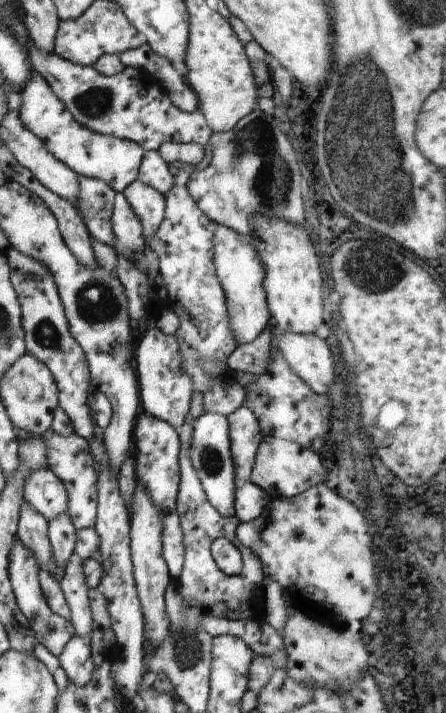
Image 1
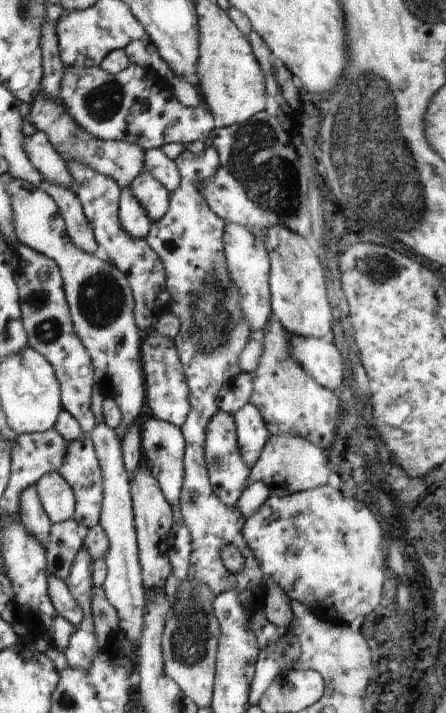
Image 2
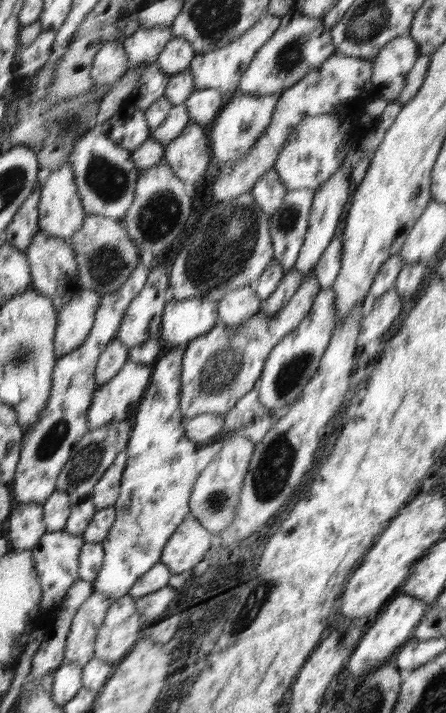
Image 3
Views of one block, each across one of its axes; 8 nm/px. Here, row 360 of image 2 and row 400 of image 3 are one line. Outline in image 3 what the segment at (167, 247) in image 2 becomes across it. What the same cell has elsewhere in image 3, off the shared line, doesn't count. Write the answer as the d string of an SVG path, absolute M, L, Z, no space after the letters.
M310 274L310 278L303 281L280 312L274 315L258 312L244 324L233 328L218 322L206 334L187 343L180 371L182 383L179 405L184 419L204 413L225 417L228 411L258 384L264 363L272 349L307 317L316 295L321 290L314 274Z

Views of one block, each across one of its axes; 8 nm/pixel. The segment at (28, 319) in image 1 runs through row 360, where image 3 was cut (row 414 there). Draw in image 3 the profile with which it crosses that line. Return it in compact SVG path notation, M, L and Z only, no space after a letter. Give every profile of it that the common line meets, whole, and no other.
M143 253L126 282L116 292L101 297L92 330L86 340L70 354L56 360L51 395L38 420L23 435L19 463L11 483L15 503L38 502L43 505L55 491L59 474L68 462L72 449L89 431L87 410L98 387L95 371L100 355L106 346L117 338L122 318L132 300L142 290L152 268L153 264L148 260L148 255Z

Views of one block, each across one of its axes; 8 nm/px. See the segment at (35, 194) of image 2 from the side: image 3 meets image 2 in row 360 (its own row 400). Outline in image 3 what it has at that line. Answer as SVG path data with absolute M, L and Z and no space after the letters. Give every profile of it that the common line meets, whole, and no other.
M128 360L114 375L112 380L108 380L106 384L98 386L93 394L90 408L87 410L87 424L89 430L100 428L112 421L123 421L128 419L136 412L144 393L147 391L153 368L150 365L142 365Z

